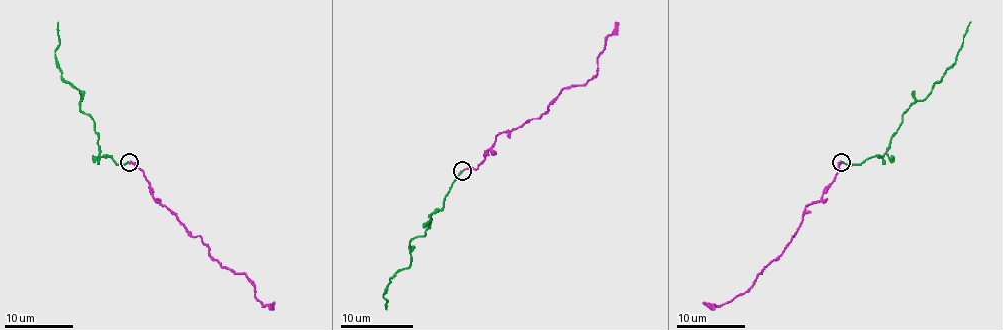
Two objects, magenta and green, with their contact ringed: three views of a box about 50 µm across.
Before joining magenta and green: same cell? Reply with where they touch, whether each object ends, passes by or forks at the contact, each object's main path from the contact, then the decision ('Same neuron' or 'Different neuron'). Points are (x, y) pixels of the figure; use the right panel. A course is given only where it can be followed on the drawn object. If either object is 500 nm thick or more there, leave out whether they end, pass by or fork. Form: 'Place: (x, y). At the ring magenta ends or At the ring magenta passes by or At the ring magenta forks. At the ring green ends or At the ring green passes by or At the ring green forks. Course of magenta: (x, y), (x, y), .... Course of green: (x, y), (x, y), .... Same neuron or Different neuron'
Place: (841, 162). At the ring magenta ends. At the ring green ends. Course of magenta: (840, 162), (835, 179), (823, 196), (808, 206), (790, 242), (753, 284), (727, 303), (704, 301). Course of green: (842, 162), (859, 165), (883, 155), (901, 116), (929, 94), (956, 59), (971, 22). Same neuron

